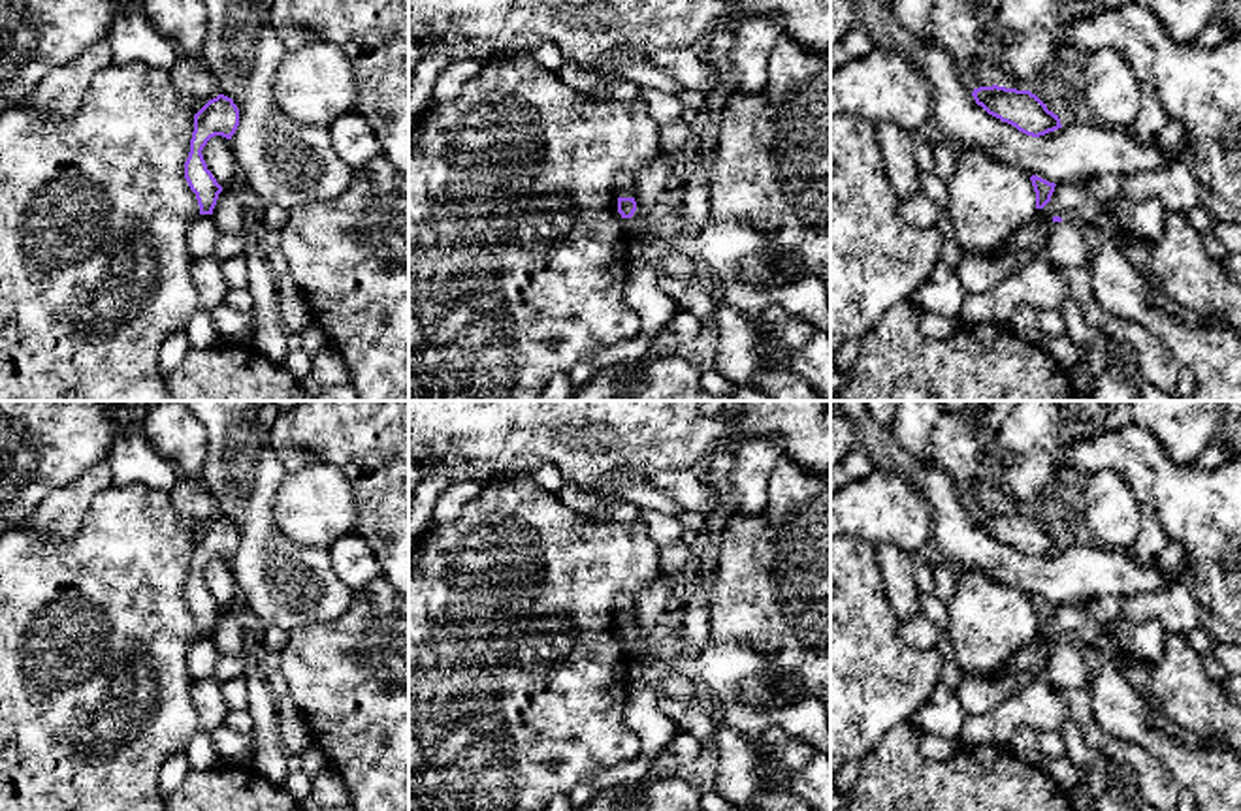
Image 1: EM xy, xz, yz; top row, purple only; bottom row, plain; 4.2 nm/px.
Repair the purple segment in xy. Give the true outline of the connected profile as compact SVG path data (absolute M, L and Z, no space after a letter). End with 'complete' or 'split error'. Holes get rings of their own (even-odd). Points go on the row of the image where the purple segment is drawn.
M218 94L217 98L209 100L194 115L194 132L190 139L190 152L185 162L185 179L190 190L196 194L200 215L213 215L218 194L222 192L222 186L207 169L201 151L215 135L232 139L237 126L239 109L234 100L224 94Z | complete

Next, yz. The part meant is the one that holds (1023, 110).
M979 87L972 92L977 105L989 115L1015 126L1019 132L1040 137L1062 128L1058 115L1030 90L1006 87Z | complete

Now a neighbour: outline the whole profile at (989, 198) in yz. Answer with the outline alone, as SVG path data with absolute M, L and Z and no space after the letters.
M972 147L959 151L957 169L945 181L945 186L949 192L947 213L957 243L964 252L979 256L1000 248L1006 237L1032 220L1036 213L1036 192L1030 175L983 149Z

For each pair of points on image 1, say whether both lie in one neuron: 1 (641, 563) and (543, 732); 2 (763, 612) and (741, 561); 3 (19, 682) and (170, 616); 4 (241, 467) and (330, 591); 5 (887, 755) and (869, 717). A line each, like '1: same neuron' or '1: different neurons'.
1: same neuron
2: same neuron
3: same neuron
4: same neuron
5: different neurons

